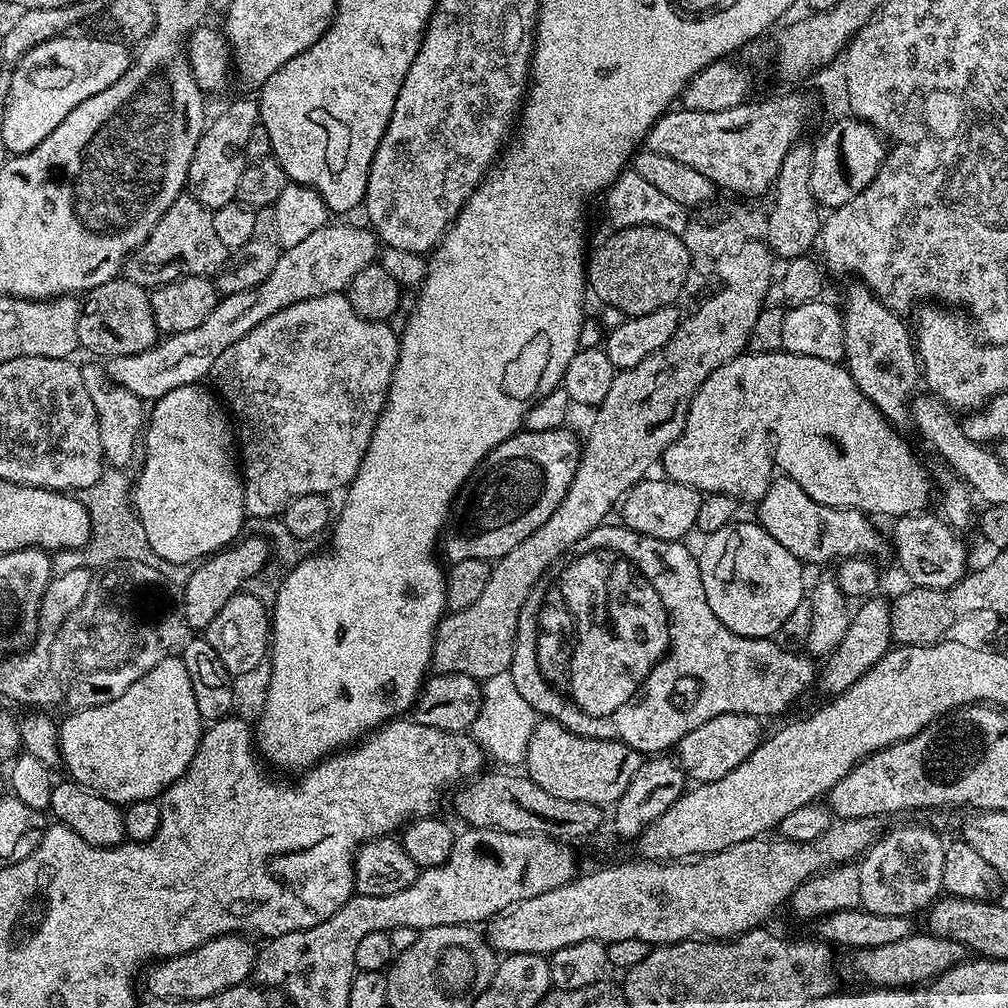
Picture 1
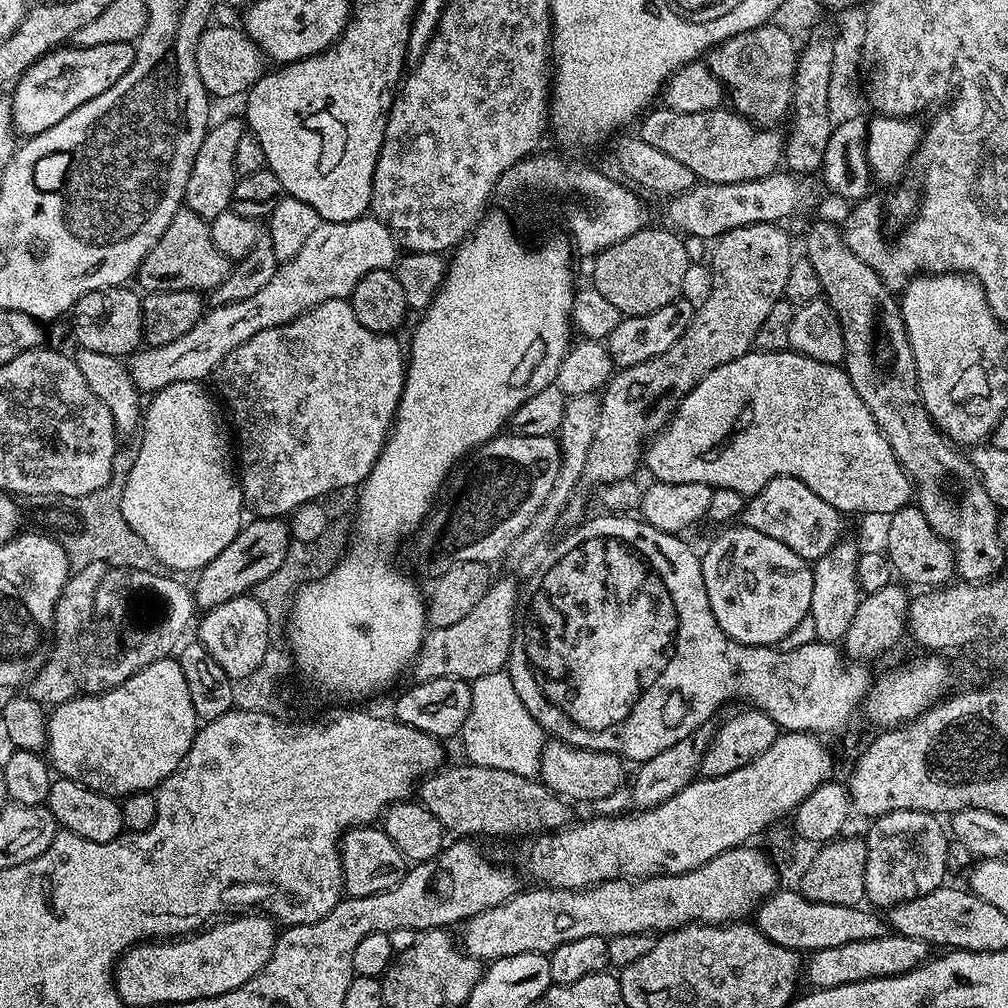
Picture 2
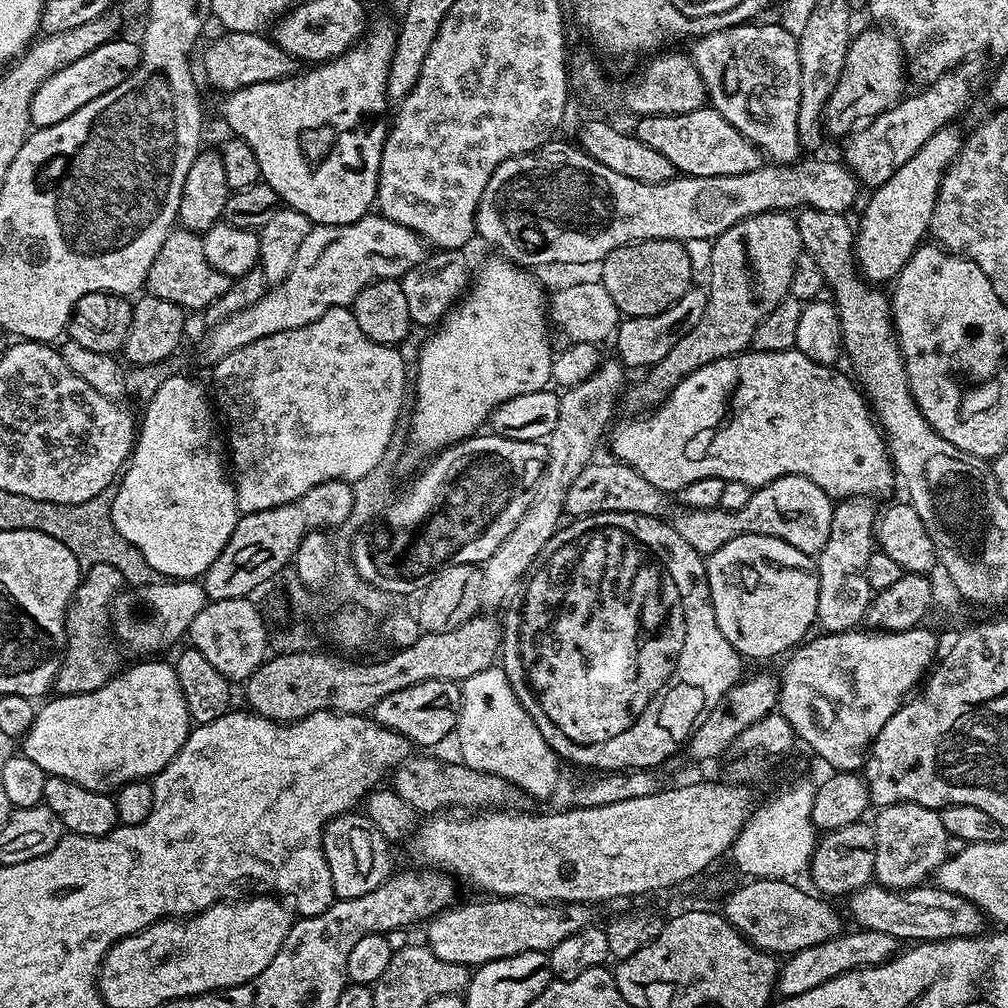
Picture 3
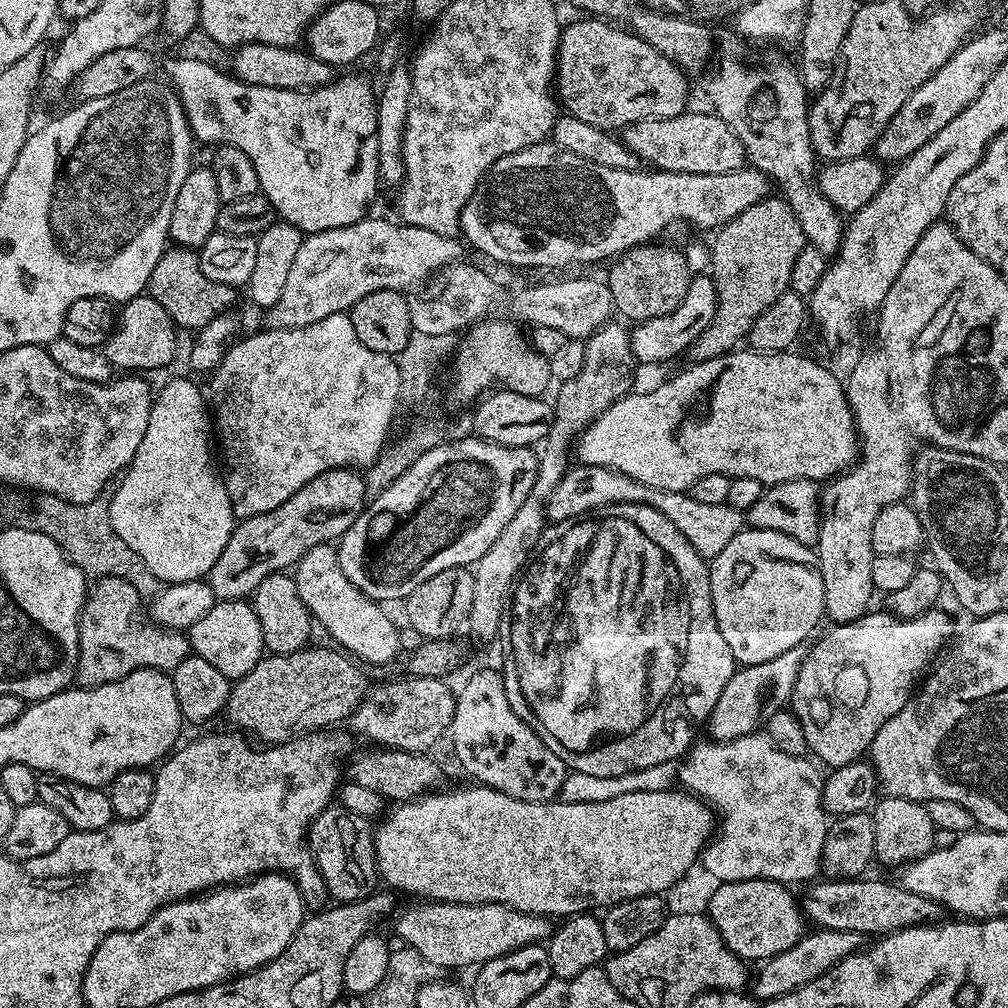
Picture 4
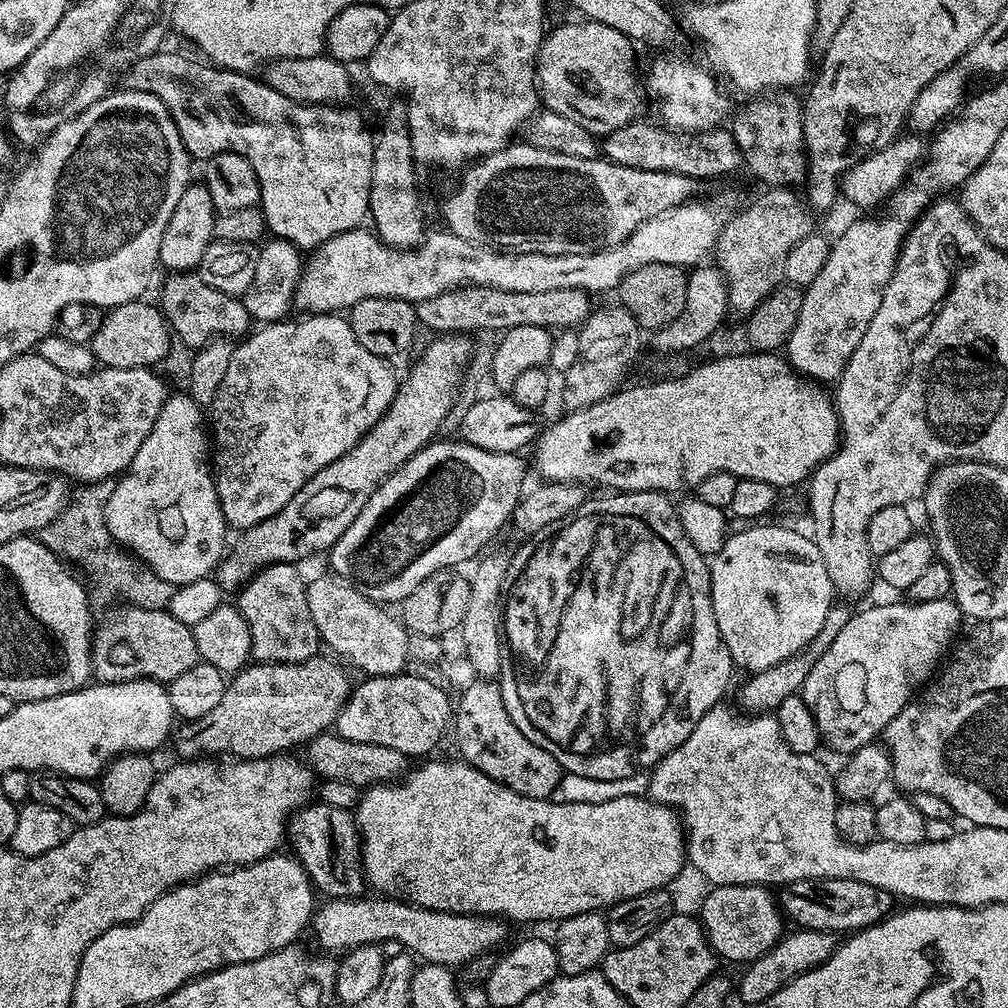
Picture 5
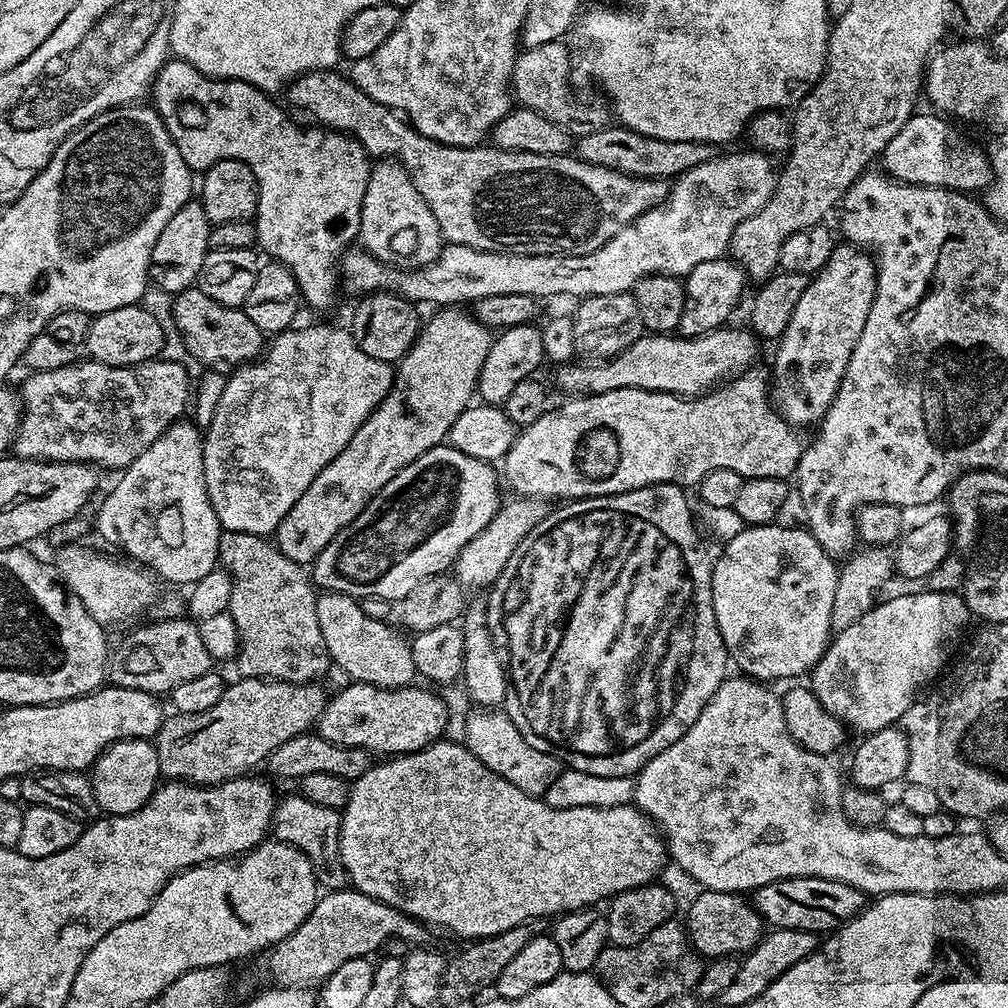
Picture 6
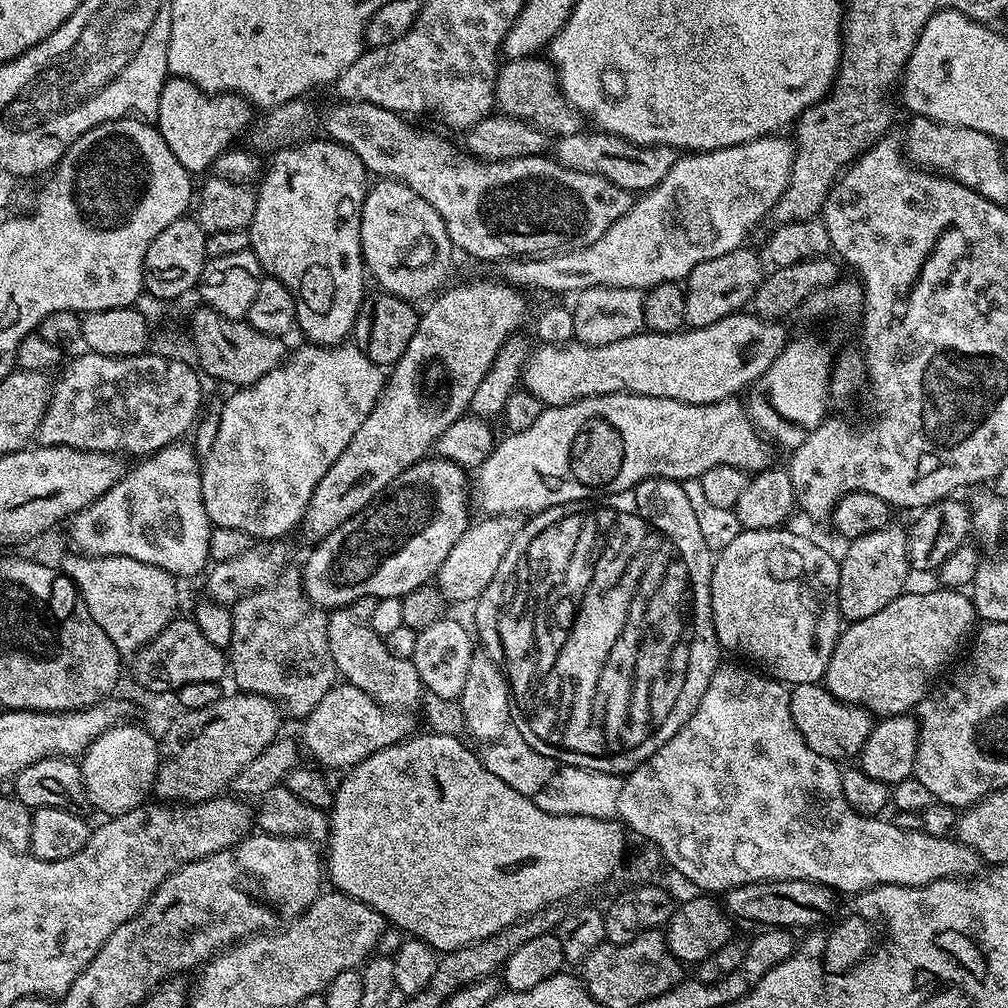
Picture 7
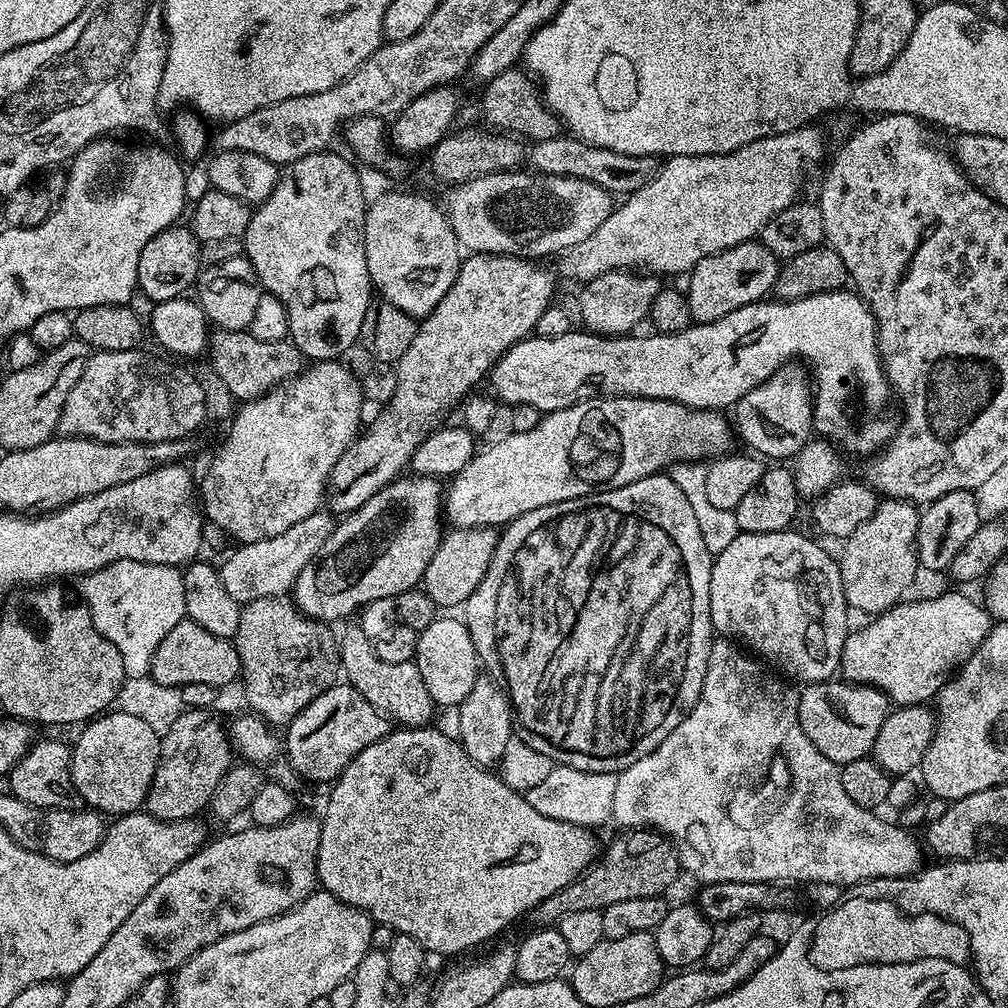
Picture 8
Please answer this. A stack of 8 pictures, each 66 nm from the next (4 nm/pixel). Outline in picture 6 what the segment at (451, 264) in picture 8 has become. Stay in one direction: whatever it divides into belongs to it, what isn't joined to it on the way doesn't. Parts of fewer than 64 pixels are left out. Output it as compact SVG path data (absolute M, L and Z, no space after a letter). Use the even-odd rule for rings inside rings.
M380 158L371 165L368 181L366 182L366 198L362 198L362 214L360 215L359 243L376 256L383 264L395 266L400 270L411 270L414 268L427 268L430 262L440 257L440 250L446 241L440 234L440 227L430 210L426 206L426 198L414 186L410 174L400 165L395 158Z

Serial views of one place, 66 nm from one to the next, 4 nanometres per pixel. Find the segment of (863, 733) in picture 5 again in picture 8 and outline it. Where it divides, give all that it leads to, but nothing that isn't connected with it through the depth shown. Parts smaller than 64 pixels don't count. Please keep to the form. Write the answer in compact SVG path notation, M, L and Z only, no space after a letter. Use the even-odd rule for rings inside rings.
M944 592L929 600L905 599L903 602L879 613L865 628L849 631L839 671L843 679L854 684L867 684L877 688L893 705L924 704L931 701L940 687L952 679L954 673L978 650L978 646L992 629L993 618L979 599L971 600L960 592Z

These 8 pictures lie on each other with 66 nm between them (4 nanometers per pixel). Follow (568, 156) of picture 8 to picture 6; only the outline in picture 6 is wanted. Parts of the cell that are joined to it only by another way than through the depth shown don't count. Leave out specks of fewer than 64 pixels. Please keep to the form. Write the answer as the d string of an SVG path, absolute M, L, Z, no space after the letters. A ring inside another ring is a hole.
M609 126L579 137L575 141L574 148L579 159L587 164L606 166L610 170L618 170L627 176L643 178L675 178L694 166L711 160L714 155L713 145L710 144L666 142L662 138L643 136L632 128L623 126Z

